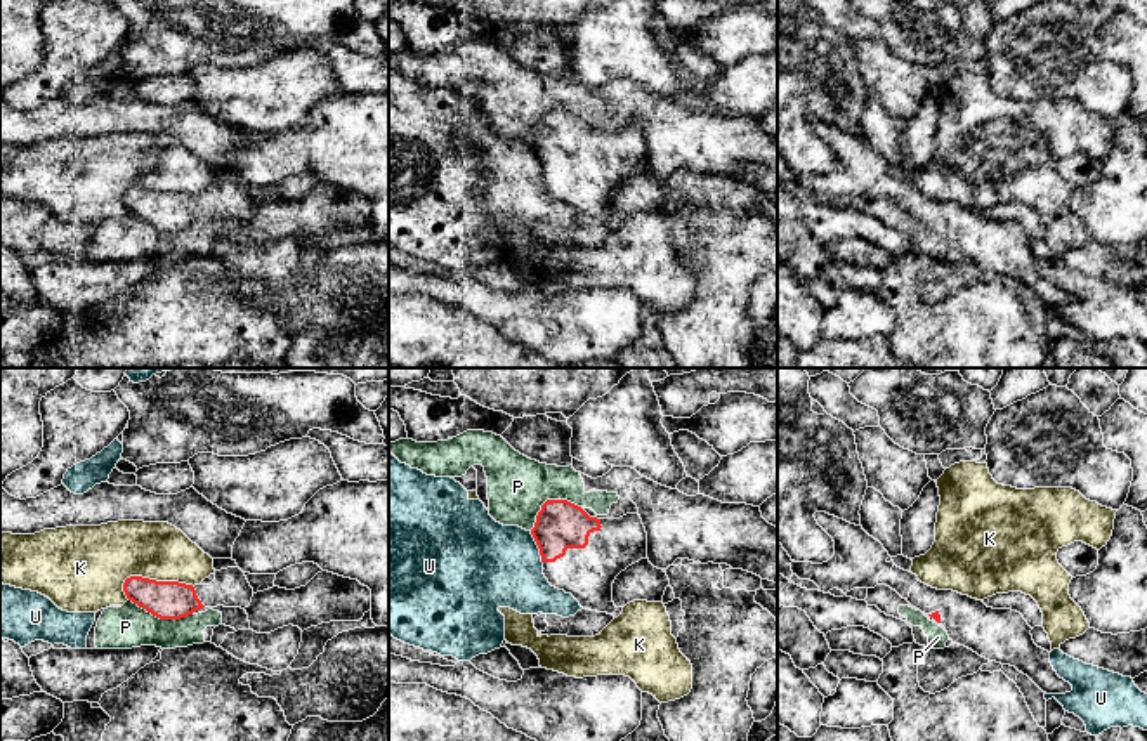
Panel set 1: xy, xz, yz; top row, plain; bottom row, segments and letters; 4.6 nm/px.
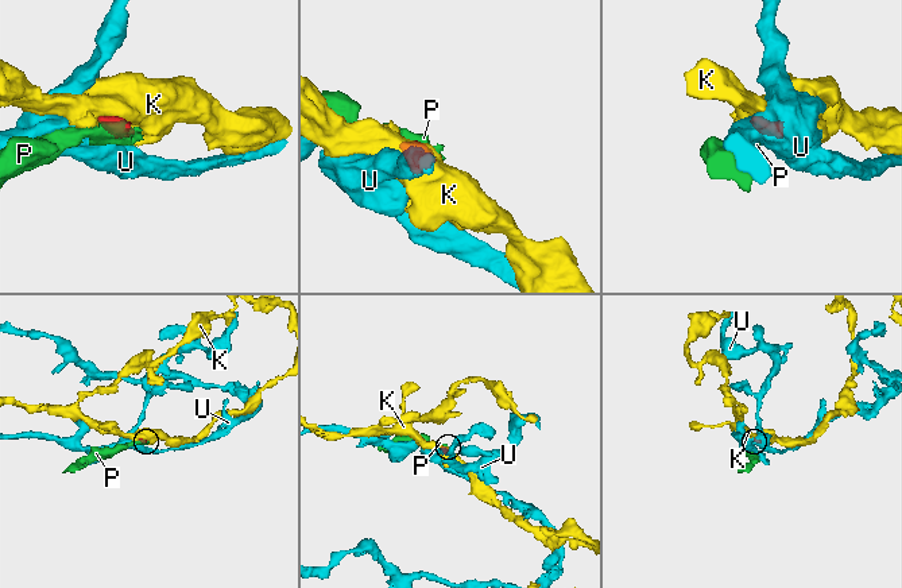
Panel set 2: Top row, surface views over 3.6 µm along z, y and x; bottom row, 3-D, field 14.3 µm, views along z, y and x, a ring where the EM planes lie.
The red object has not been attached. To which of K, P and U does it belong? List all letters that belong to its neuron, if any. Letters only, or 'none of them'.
none of them

